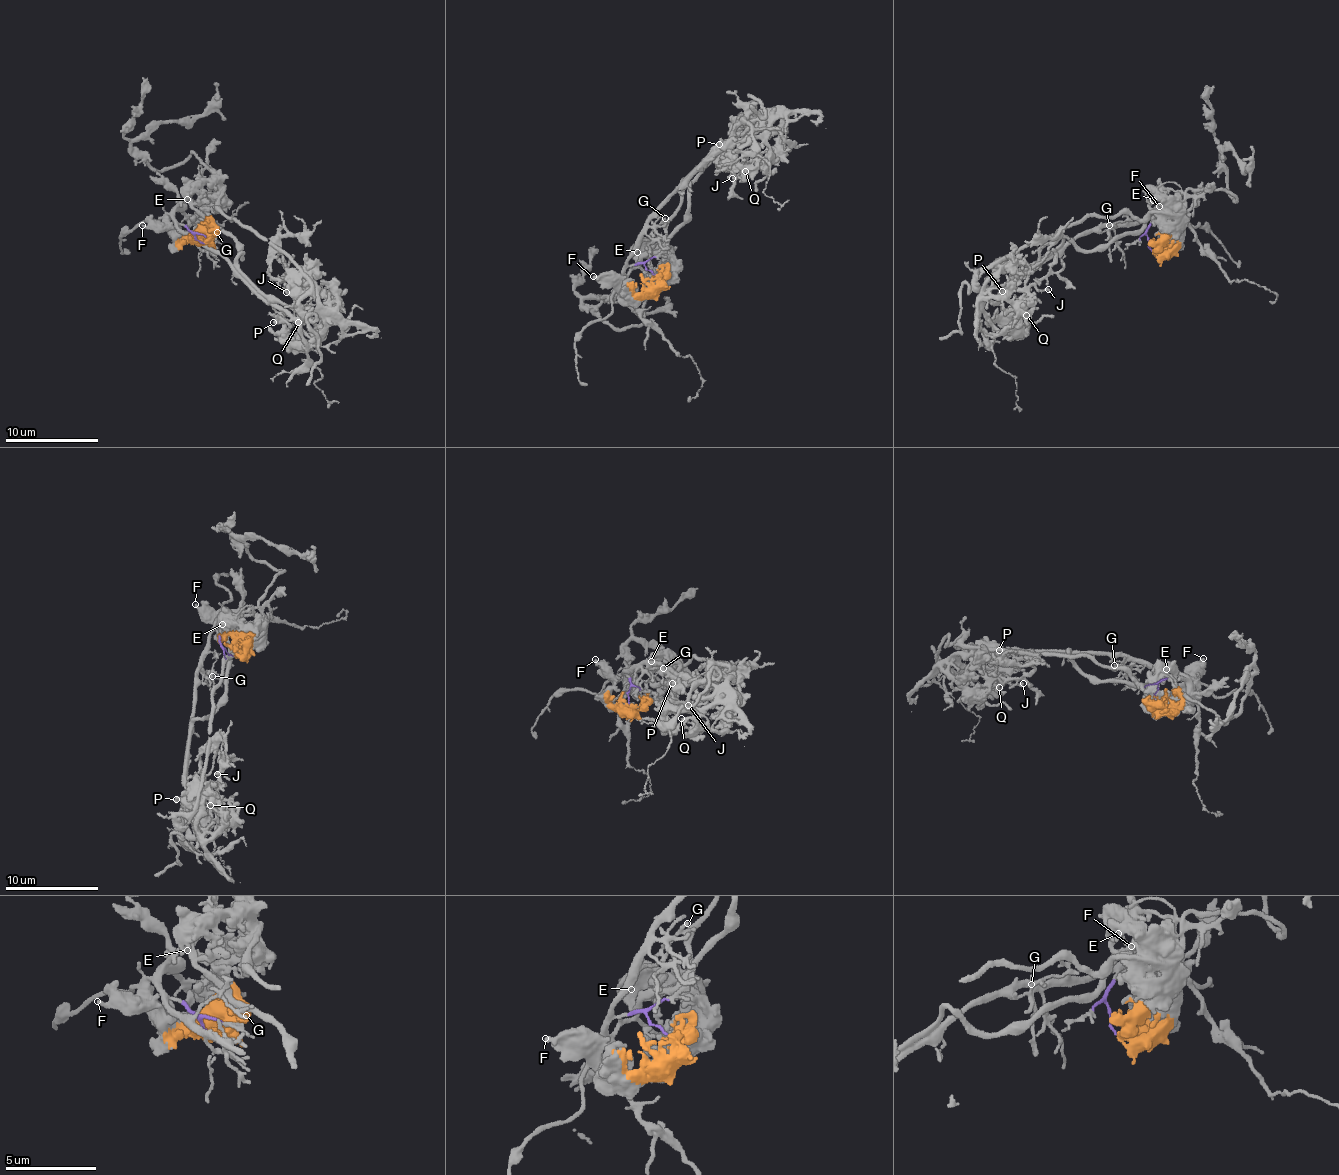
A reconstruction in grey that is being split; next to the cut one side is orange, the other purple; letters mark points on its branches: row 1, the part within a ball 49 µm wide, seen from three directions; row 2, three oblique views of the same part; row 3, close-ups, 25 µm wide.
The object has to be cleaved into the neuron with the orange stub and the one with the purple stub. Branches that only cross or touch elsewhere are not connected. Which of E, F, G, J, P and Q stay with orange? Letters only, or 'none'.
E, F, J, P, Q

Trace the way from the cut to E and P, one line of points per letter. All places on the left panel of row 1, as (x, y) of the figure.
E: (204, 242), (213, 233), (211, 215), (222, 204), (222, 198), (204, 183), (195, 185), (188, 199)
P: (204, 242), (222, 203), (211, 199), (195, 207), (236, 245), (241, 272), (298, 317), (273, 323)

